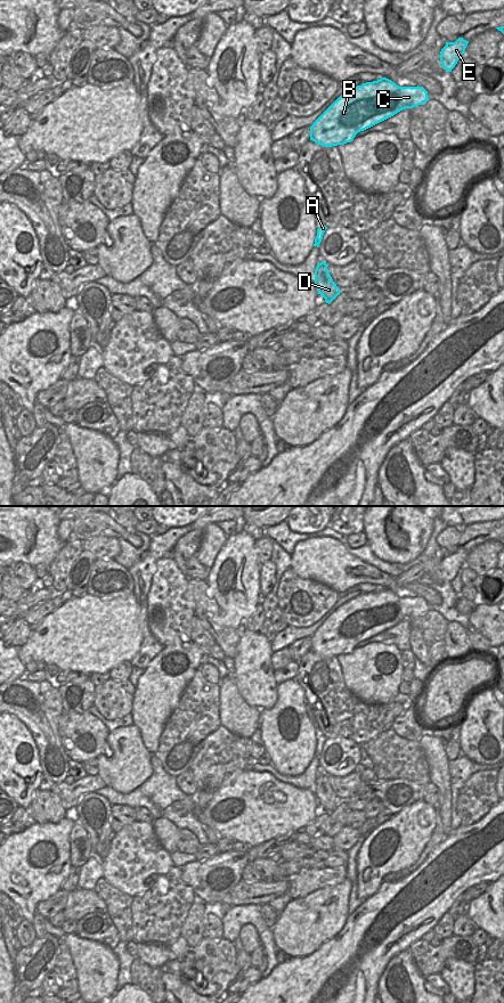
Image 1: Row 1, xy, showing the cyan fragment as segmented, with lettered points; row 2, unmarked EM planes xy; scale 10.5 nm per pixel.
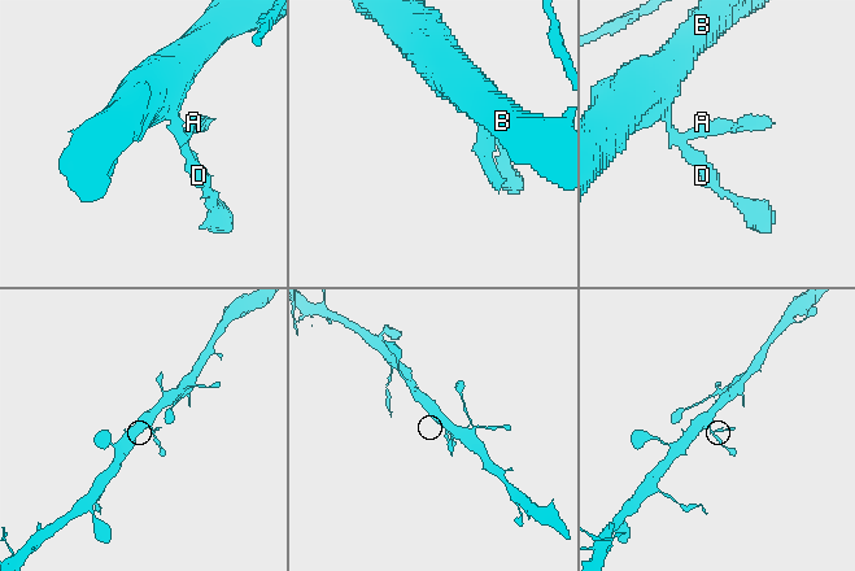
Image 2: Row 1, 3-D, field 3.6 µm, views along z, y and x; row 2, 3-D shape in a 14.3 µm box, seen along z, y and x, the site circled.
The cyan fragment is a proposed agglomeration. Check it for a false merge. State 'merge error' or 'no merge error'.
no merge error

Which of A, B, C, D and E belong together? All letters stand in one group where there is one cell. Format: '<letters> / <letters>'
A B C D E

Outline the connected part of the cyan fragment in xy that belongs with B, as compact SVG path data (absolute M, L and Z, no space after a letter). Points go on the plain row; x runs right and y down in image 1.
M387 588L366 593L341 605L310 637L310 651L325 658L344 655L364 642L405 619L430 611L423 597L399 597Z

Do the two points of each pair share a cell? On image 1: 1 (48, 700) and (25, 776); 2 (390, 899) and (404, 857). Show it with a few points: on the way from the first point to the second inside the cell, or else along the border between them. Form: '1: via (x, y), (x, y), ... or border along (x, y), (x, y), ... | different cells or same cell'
1: border along (22, 720), (38, 750), (41, 771) | different cells
2: border along (383, 881), (365, 900) | different cells

